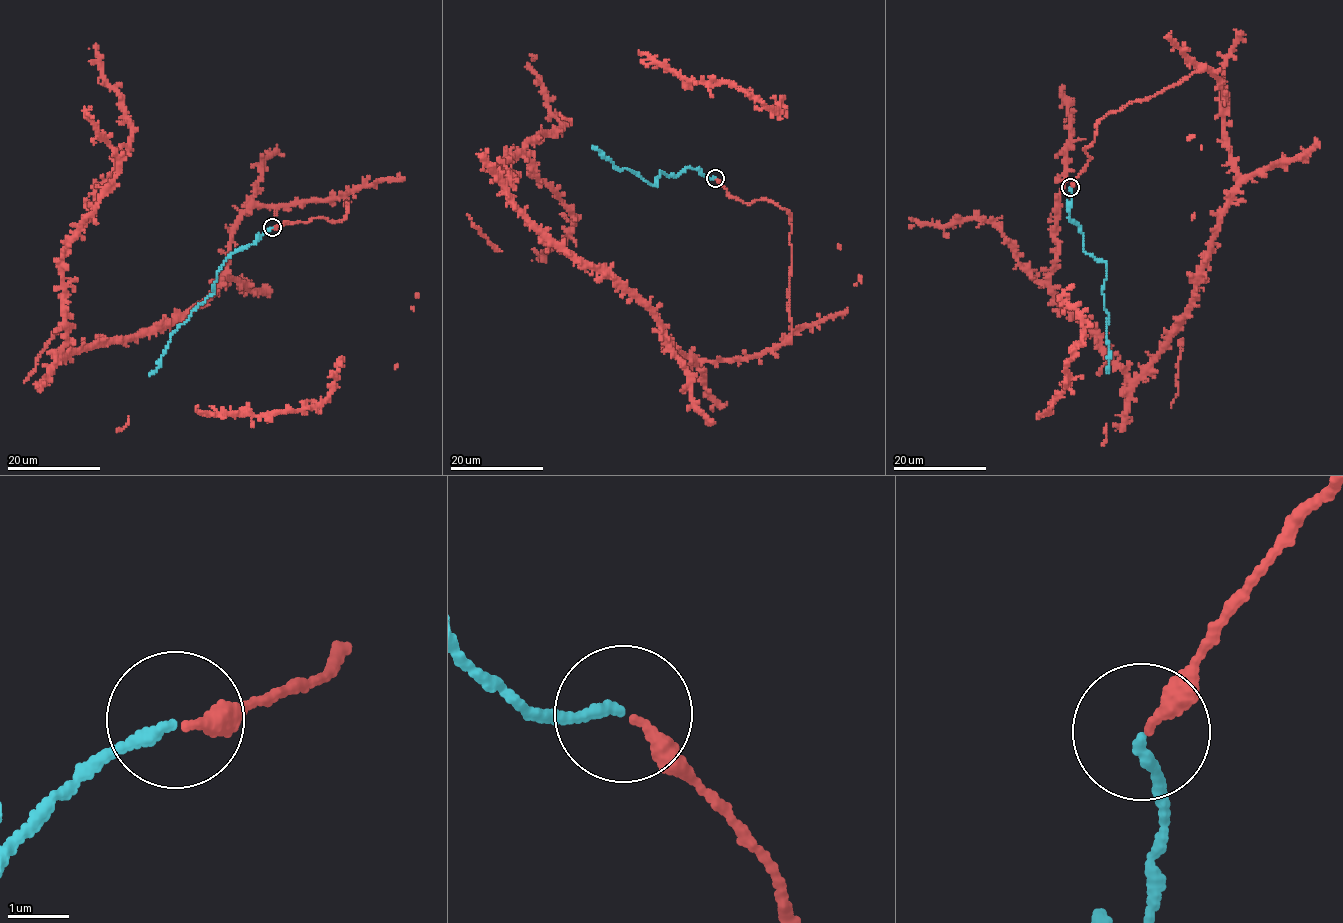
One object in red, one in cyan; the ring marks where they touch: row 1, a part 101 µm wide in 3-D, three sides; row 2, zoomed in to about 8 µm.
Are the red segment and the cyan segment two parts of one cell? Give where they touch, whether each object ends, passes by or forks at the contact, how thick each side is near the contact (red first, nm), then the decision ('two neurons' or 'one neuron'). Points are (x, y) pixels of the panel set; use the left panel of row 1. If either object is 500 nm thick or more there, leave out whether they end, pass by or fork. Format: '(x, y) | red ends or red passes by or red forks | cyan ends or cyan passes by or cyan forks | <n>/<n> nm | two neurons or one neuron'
(272, 227) | red ends | cyan ends | 280/170 nm | one neuron

